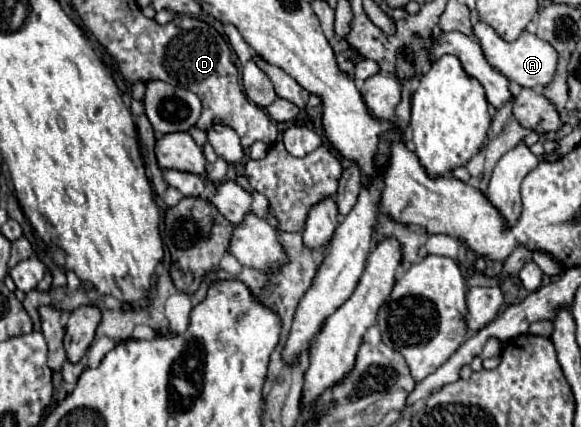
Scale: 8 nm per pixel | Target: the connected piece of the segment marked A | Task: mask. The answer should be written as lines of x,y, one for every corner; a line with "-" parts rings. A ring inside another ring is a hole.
476,20
472,28
474,28
474,36
482,46
484,58
490,62
490,66
494,66
494,70
504,74
508,80
516,80
520,86
526,86
526,88
544,88
552,82
558,54
548,42
536,38
530,32
522,32
514,42
506,42
482,20

